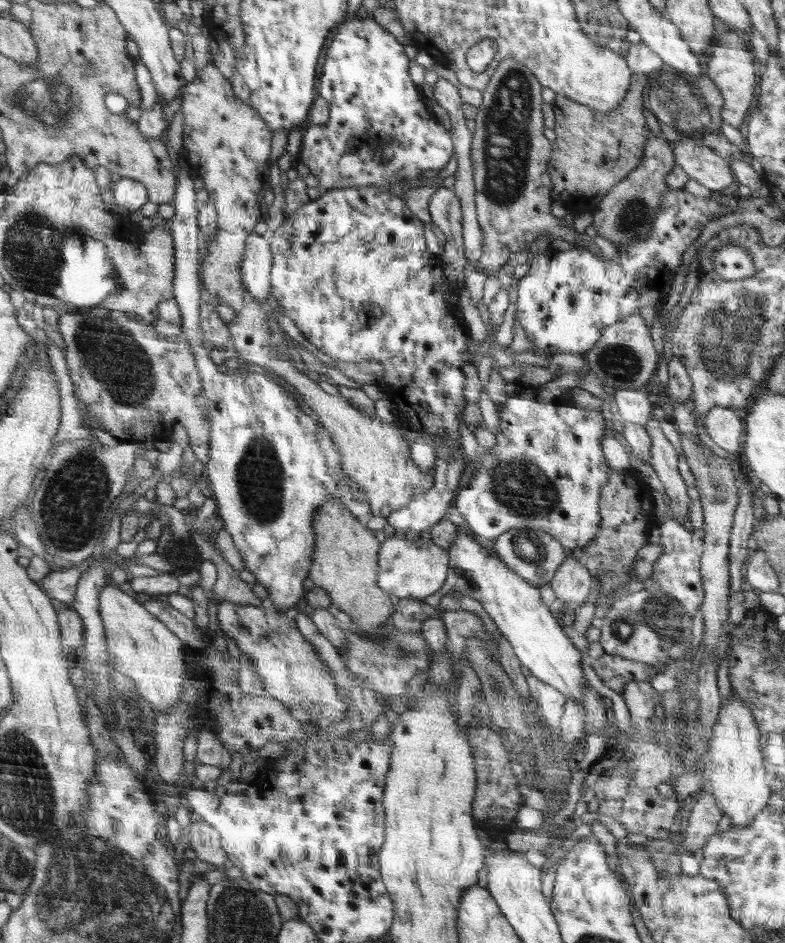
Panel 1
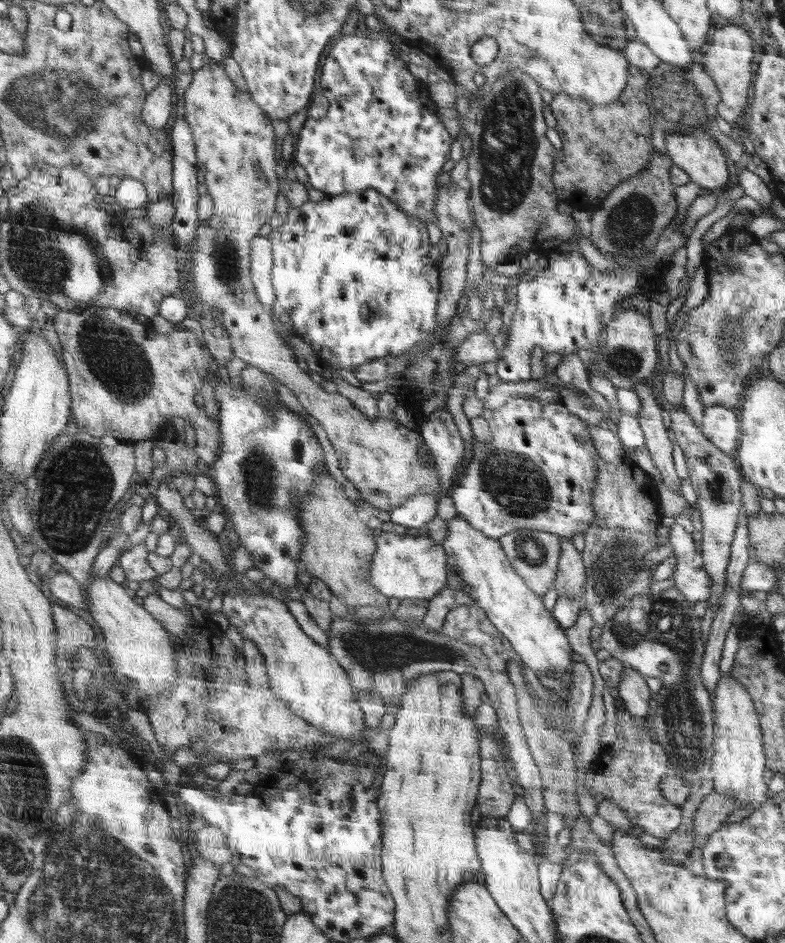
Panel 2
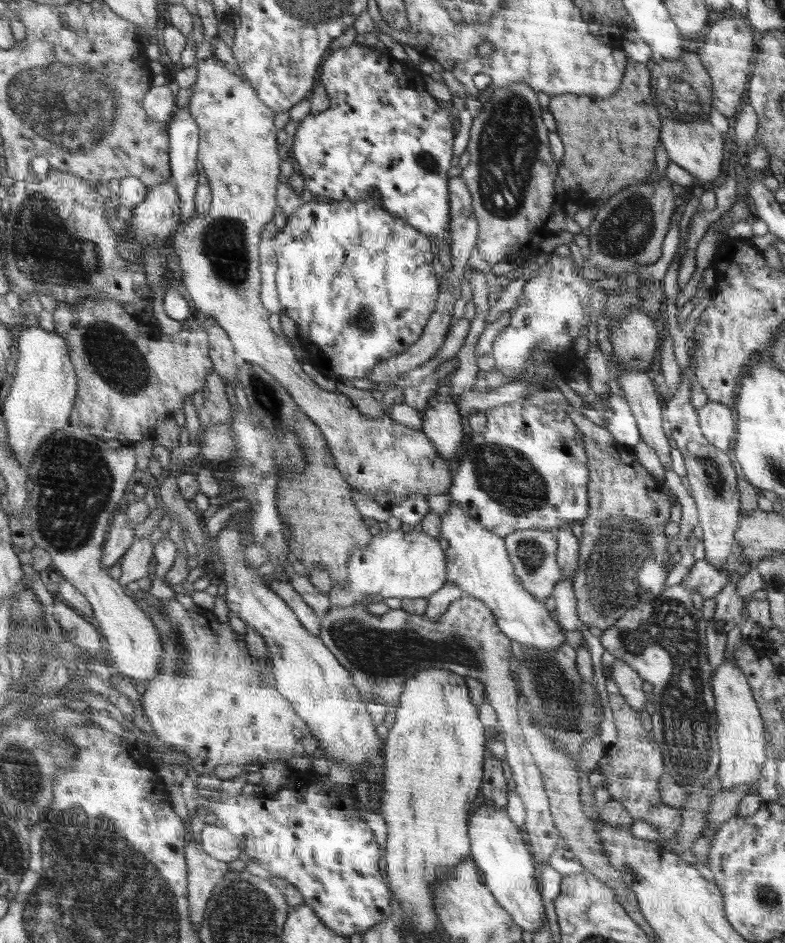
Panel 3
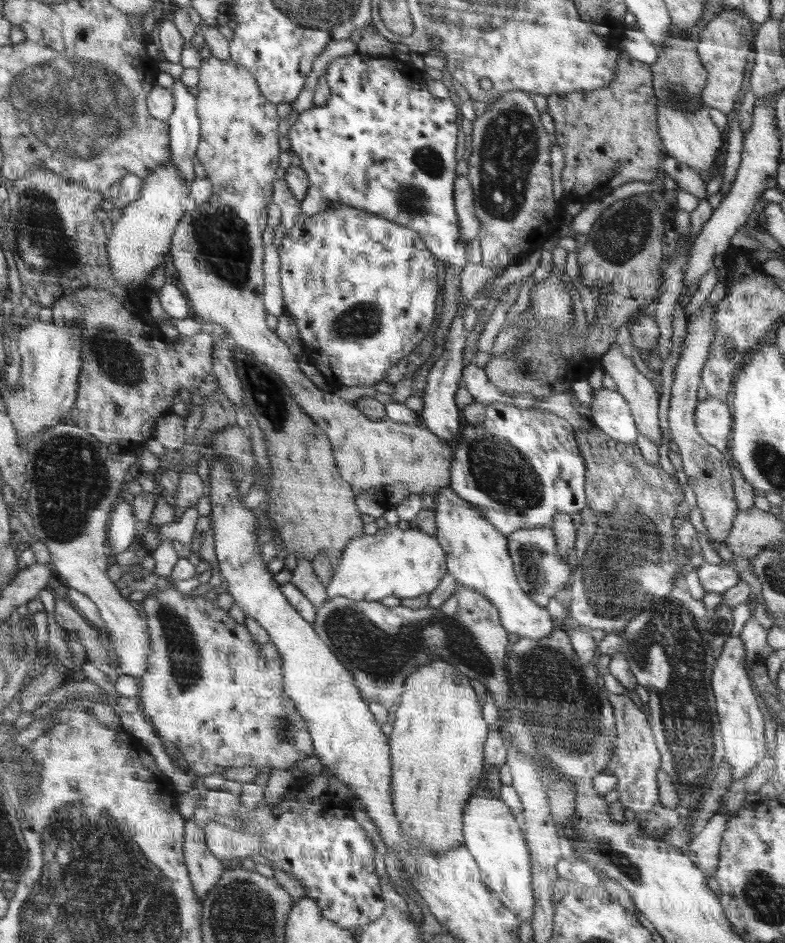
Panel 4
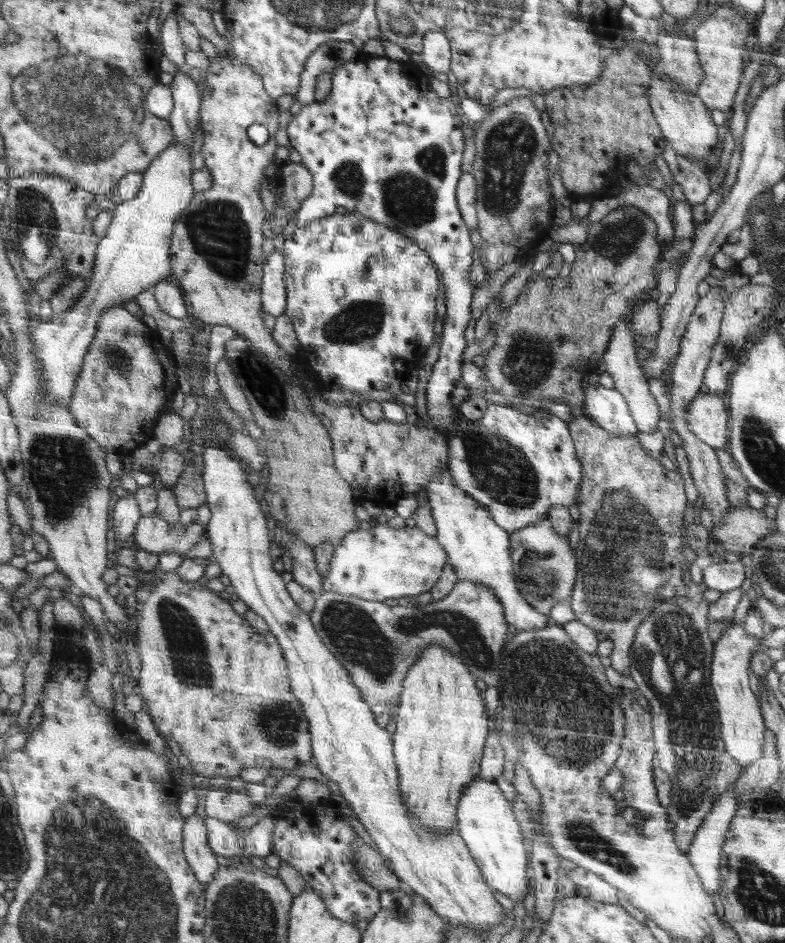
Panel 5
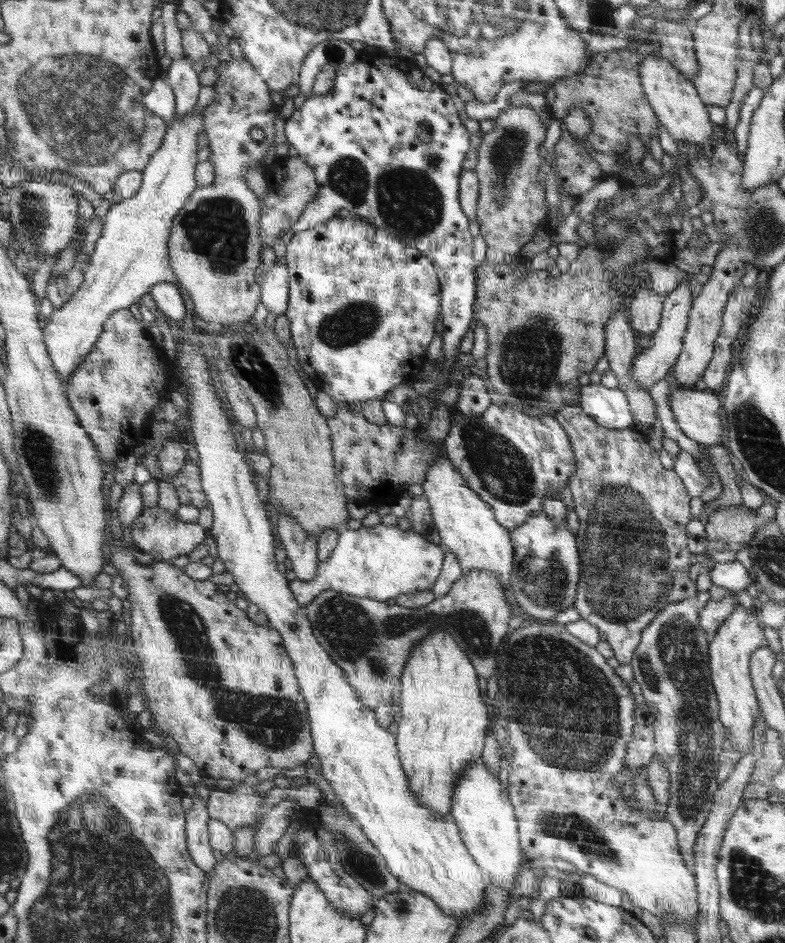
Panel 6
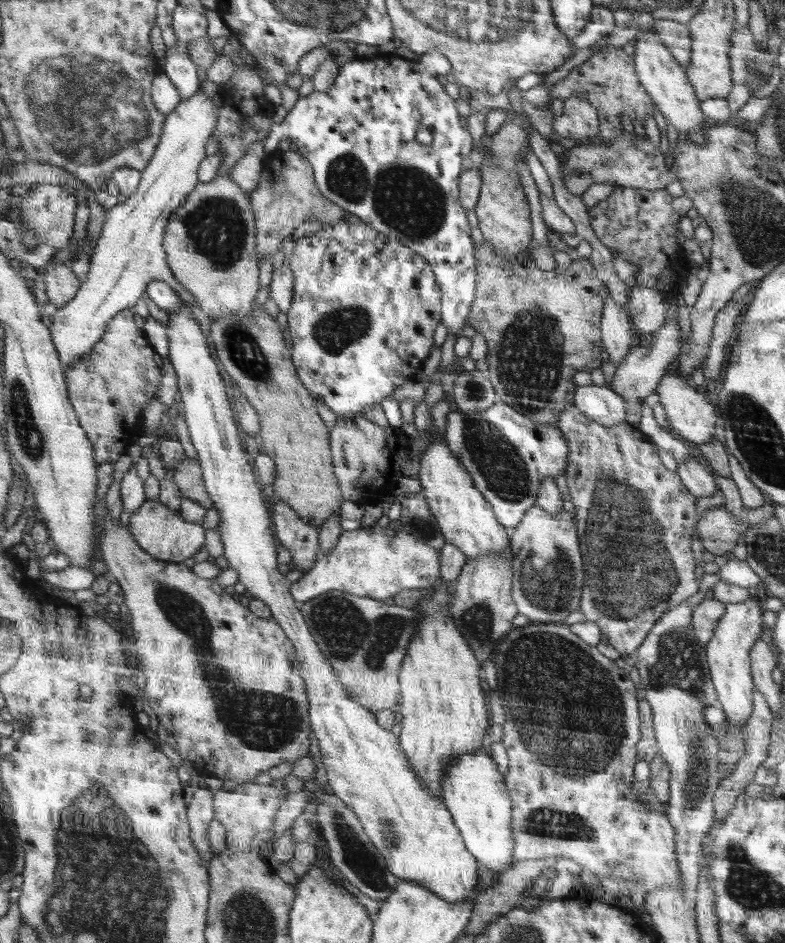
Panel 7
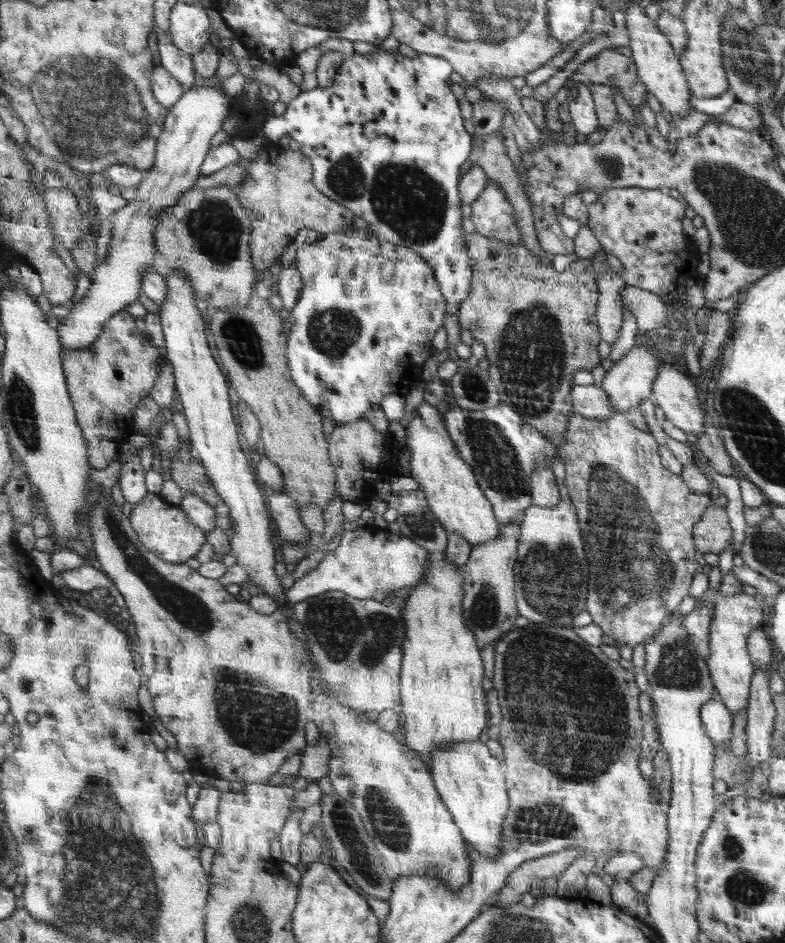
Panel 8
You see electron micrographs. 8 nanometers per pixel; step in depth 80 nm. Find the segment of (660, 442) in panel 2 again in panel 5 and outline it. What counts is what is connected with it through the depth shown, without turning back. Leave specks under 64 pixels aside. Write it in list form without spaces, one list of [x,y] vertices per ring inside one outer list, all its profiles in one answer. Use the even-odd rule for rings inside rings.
[[[622,321],[613,332],[613,339],[610,340],[609,349],[605,352],[602,363],[604,371],[615,380],[615,389],[624,396],[637,430],[641,433],[653,433],[658,424],[658,406],[656,406],[656,400],[650,396],[648,382],[642,374],[643,370],[640,370],[640,366],[638,366],[636,351],[634,351],[637,345],[633,342],[635,340],[632,329]]]

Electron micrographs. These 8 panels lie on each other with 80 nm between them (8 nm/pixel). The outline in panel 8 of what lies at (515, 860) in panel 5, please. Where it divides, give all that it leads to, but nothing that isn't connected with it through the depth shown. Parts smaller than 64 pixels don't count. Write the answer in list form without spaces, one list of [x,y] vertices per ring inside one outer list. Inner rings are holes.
[[[458,742],[446,744],[438,752],[432,752],[432,766],[428,769],[436,790],[453,814],[461,835],[471,847],[483,855],[497,857],[501,845],[502,831],[505,830],[506,814],[509,812],[509,796],[506,796],[506,782],[502,764],[488,752],[484,743]]]

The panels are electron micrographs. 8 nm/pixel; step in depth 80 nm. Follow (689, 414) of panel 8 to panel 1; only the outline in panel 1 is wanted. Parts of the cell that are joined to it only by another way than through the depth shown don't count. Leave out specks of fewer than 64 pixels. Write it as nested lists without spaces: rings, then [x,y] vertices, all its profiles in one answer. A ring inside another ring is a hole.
[[[715,407],[704,419],[708,436],[728,453],[736,458],[736,450],[740,450],[744,438],[742,418],[734,410]]]

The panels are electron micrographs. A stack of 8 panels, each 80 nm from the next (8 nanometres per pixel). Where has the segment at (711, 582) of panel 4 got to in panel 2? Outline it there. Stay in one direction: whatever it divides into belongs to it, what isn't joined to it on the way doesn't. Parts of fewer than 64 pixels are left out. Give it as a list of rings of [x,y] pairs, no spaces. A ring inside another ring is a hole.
[[[673,524],[670,528],[670,544],[674,556],[678,557],[676,569],[670,579],[674,579],[674,587],[680,591],[692,604],[702,600],[708,601],[711,598],[711,576],[705,568],[704,558],[698,554],[692,540],[692,535],[684,531],[684,527]]]

